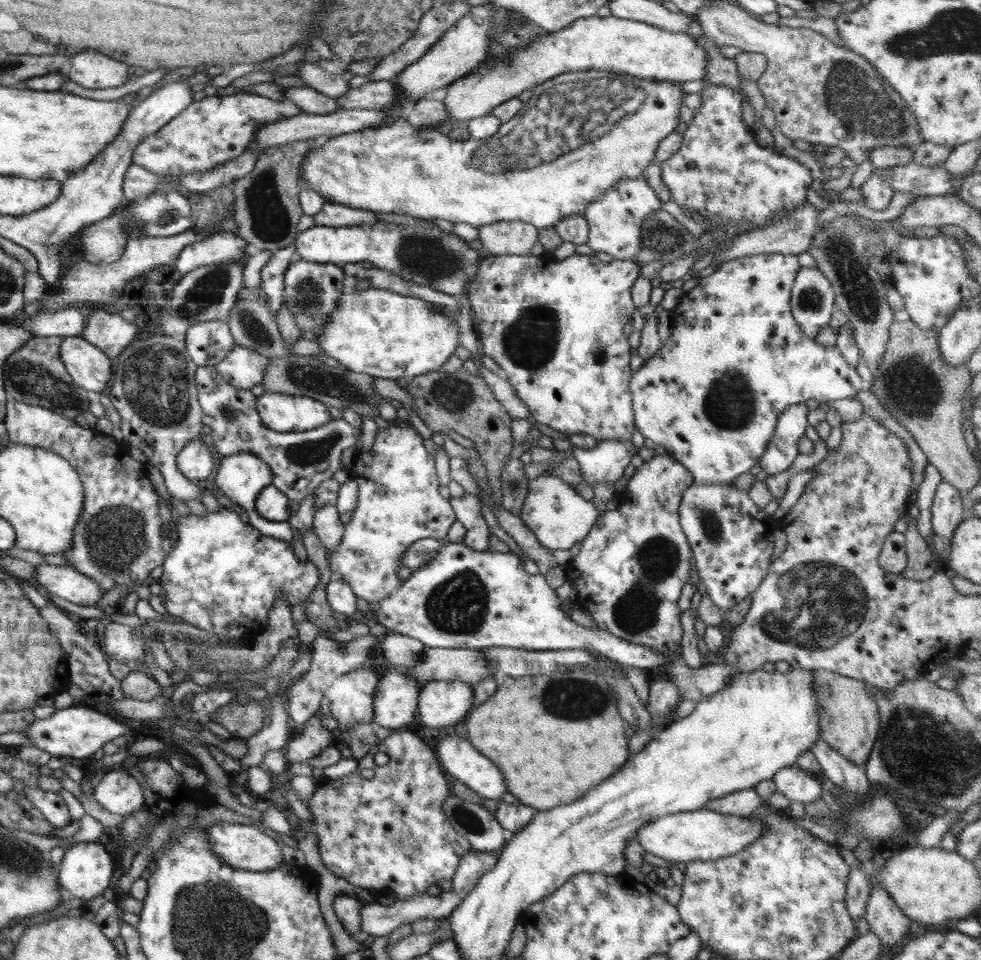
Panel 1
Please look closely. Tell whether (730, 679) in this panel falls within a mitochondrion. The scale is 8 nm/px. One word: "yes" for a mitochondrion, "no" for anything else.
no

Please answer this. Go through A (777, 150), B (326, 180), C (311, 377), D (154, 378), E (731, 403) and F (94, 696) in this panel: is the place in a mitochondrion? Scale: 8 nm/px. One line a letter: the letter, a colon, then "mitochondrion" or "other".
A: other
B: other
C: mitochondrion
D: mitochondrion
E: mitochondrion
F: other

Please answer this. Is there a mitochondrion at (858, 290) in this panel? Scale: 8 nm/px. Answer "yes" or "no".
yes

